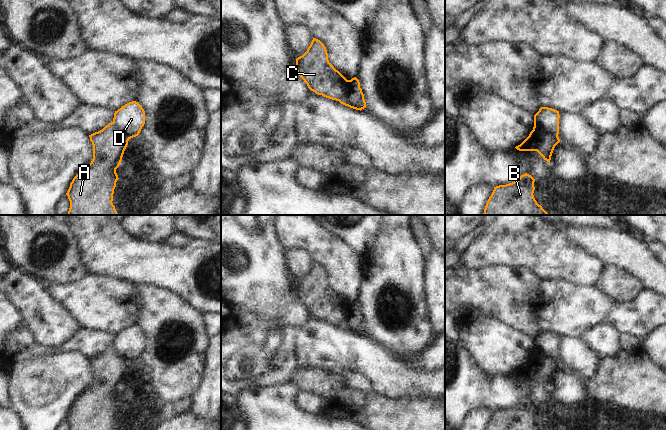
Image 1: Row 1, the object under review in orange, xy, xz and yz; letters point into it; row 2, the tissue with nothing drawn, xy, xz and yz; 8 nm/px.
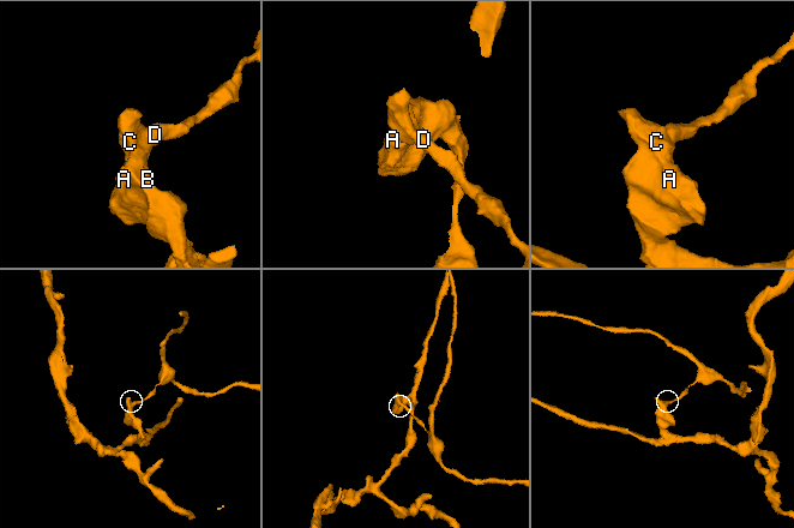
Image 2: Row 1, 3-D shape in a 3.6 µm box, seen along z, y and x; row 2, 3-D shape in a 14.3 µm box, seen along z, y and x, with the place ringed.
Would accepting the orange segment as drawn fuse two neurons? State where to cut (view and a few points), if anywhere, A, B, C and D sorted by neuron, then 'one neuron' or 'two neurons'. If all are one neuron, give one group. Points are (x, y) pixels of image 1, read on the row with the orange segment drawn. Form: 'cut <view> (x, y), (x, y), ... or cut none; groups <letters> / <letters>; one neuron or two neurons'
cut yz (534, 123), (557, 136); groups A B C / D; two neurons

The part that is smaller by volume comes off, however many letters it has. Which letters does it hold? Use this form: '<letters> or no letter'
D

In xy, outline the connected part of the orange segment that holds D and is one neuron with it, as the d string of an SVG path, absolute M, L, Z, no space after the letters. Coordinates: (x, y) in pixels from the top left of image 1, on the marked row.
M132 101L115 111L113 123L129 139L139 135L145 124L145 111L142 106Z

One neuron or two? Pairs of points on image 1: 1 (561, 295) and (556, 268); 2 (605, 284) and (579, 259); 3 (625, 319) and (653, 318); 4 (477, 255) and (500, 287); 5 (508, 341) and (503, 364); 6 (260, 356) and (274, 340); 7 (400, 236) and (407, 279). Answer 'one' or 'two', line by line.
1: two
2: two
3: one
4: two
5: one
6: one
7: one

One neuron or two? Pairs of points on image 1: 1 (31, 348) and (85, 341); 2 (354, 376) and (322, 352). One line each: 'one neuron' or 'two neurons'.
1: one neuron
2: two neurons

